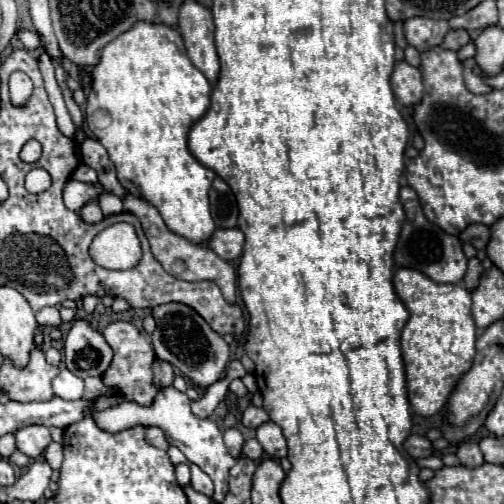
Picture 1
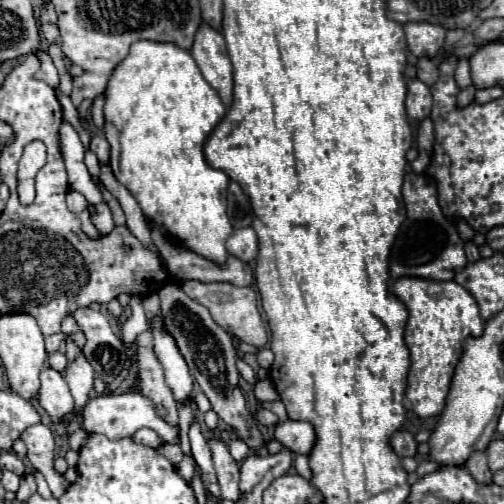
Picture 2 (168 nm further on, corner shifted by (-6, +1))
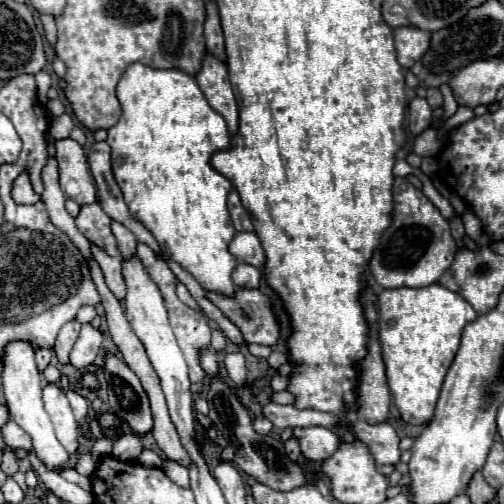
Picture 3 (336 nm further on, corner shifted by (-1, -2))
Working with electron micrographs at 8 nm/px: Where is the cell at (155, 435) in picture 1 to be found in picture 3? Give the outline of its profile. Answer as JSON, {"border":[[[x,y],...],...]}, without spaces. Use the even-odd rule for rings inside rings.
{"border":[[[125,432],[113,444],[111,454],[117,456],[119,460],[137,460],[141,452],[143,452],[143,436],[139,436],[137,432]]]}

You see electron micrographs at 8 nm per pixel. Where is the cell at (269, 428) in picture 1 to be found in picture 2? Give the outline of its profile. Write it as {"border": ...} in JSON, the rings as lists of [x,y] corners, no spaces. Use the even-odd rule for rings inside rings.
{"border":[[[286,421],[278,423],[274,437],[288,449],[292,449],[296,455],[310,455],[314,443],[316,443],[316,433],[314,427],[306,421]]]}

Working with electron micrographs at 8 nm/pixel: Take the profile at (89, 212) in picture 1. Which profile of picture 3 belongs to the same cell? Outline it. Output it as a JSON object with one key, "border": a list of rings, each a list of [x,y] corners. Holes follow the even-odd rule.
{"border":[[[99,202],[81,206],[81,212],[75,218],[75,222],[77,222],[77,228],[85,234],[87,240],[91,240],[99,248],[103,248],[109,256],[119,256],[115,236],[113,236],[111,228],[109,228],[111,220],[109,220],[109,216],[105,216]]]}

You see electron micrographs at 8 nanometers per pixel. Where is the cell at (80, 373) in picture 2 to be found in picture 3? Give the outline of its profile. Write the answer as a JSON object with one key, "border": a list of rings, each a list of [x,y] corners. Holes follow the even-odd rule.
{"border":[[[83,324],[81,334],[71,350],[71,356],[69,356],[71,366],[75,366],[81,372],[87,370],[101,350],[101,342],[103,342],[101,332],[97,328],[93,328],[91,324]]]}

